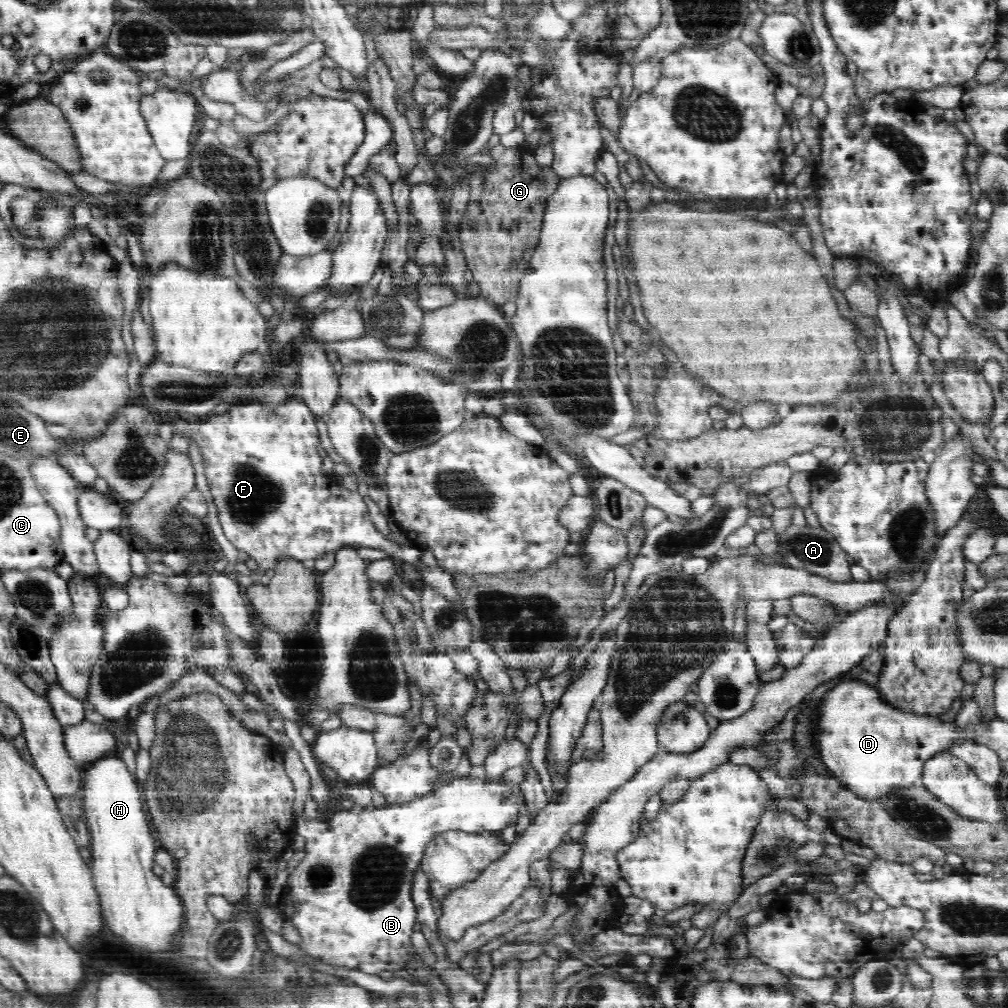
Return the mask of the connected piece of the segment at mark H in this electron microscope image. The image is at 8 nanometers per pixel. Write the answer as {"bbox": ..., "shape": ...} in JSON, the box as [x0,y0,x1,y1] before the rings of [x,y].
{"bbox":[80,756,185,950],"shape":[[[103,756],[86,766],[84,772],[84,787],[80,791],[85,810],[85,821],[91,836],[90,851],[93,879],[99,894],[103,920],[108,928],[122,936],[128,944],[134,944],[144,950],[168,950],[176,938],[181,937],[184,928],[185,907],[178,892],[170,886],[164,886],[158,876],[152,874],[152,864],[155,862],[154,839],[148,828],[144,808],[144,798],[139,782],[132,777],[121,756]]]}

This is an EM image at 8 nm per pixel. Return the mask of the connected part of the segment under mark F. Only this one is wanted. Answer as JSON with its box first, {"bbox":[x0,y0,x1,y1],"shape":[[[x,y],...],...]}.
{"bbox":[174,399,463,608],"shape":[[[299,399],[272,405],[272,410],[260,408],[260,404],[242,404],[234,406],[222,416],[212,416],[204,422],[186,422],[176,420],[174,428],[188,438],[187,442],[196,442],[202,448],[202,456],[206,460],[206,476],[208,476],[209,490],[212,490],[214,502],[220,512],[220,524],[228,540],[239,551],[246,552],[248,558],[254,558],[263,575],[268,568],[275,570],[275,562],[280,558],[293,557],[294,560],[307,560],[322,558],[324,555],[336,553],[346,546],[379,548],[405,563],[414,564],[415,569],[421,570],[424,586],[442,594],[455,608],[463,608],[463,601],[456,589],[453,575],[440,567],[422,567],[419,563],[421,551],[404,544],[392,544],[384,540],[372,526],[368,507],[362,498],[347,488],[336,484],[332,476],[322,476],[320,466],[322,458],[318,454],[318,428],[314,422],[315,416],[311,410]]]}

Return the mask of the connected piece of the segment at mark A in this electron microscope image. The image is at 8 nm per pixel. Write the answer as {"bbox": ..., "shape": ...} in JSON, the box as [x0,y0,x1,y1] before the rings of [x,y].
{"bbox":[729,525,853,582],"shape":[[[793,525],[788,530],[781,532],[777,536],[777,549],[775,555],[764,555],[758,550],[755,543],[749,544],[748,547],[732,549],[729,554],[750,553],[754,557],[769,564],[778,564],[790,568],[801,568],[803,571],[810,574],[823,576],[827,580],[835,582],[850,582],[853,581],[850,575],[850,564],[846,560],[847,554],[841,549],[841,546],[834,540],[830,532],[821,527],[798,526]]]}

